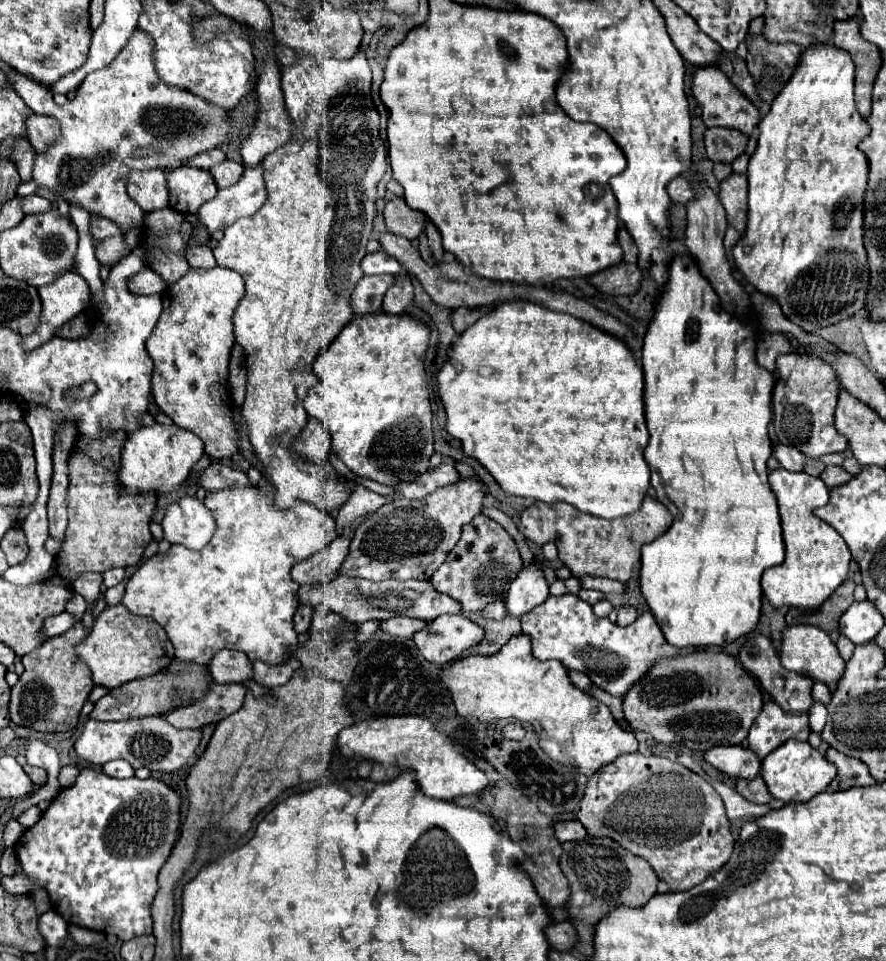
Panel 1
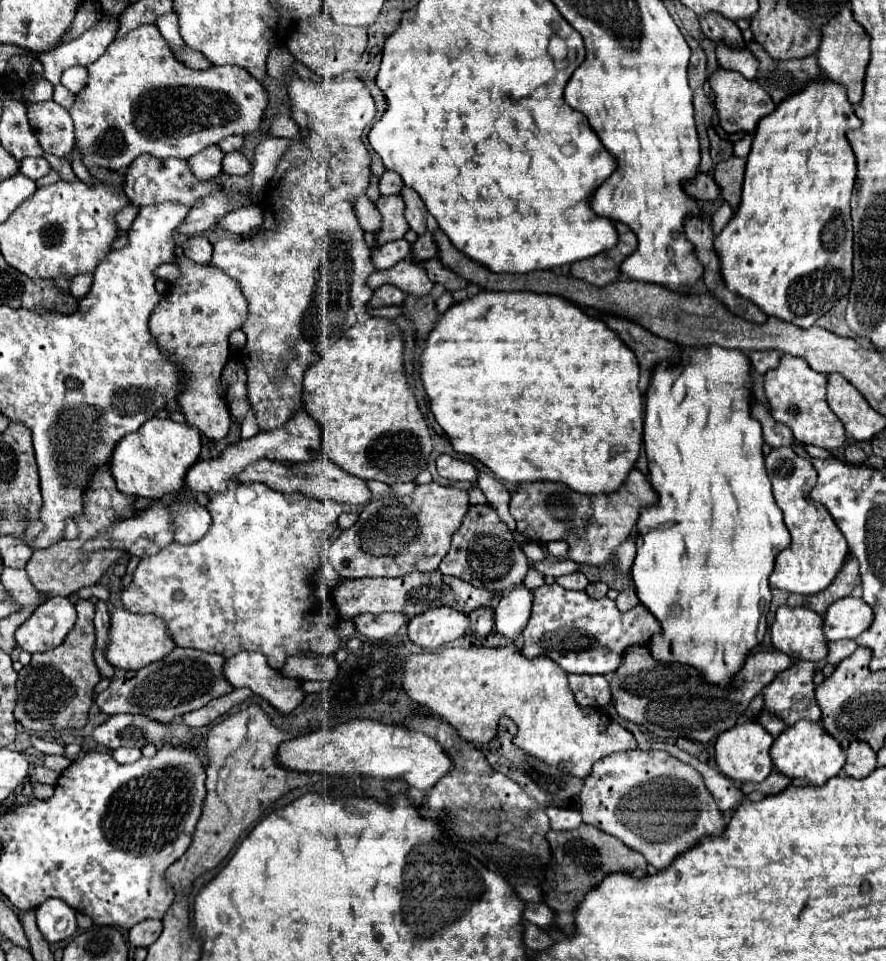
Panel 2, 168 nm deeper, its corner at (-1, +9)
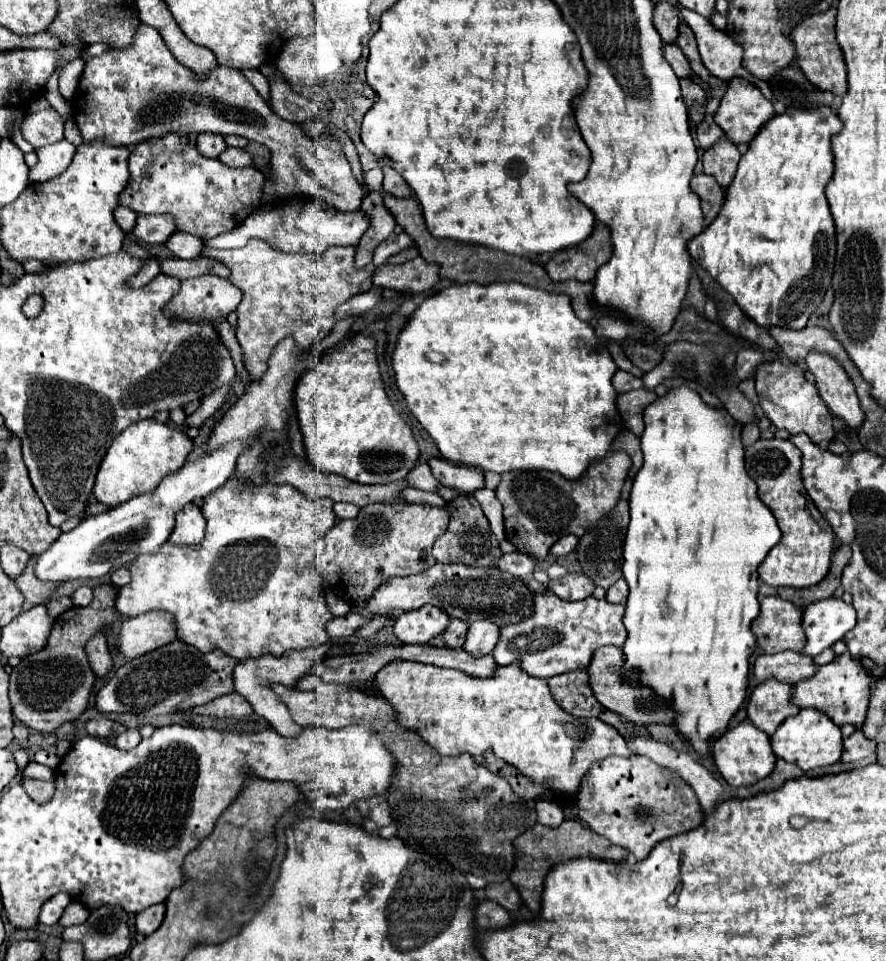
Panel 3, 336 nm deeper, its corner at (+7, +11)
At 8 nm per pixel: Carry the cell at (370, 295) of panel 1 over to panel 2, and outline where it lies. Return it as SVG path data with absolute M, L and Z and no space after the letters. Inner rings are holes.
M402 260L402 262L398 262L398 266L392 266L390 270L376 270L374 274L370 274L366 284L372 290L376 290L382 284L394 284L400 290L404 290L408 294L416 294L416 296L428 294L434 286L428 280L424 268L410 262L410 260Z

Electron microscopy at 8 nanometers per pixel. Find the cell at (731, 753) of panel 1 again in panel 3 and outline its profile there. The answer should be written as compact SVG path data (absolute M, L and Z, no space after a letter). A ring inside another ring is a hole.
M750 720L730 728L726 734L722 734L714 744L712 744L712 758L722 774L722 778L734 786L752 786L758 780L770 776L770 770L774 770L776 756L770 746L770 736L766 736L762 730L758 730Z

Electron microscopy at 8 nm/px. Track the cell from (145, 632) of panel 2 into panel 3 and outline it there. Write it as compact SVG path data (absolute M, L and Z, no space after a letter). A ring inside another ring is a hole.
M148 612L122 622L120 628L120 652L132 660L156 648L174 642L176 624L168 612Z

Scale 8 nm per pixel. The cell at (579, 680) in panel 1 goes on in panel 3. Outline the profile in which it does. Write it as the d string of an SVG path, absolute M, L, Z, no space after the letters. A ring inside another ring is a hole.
M586 670L554 676L548 680L548 686L554 700L576 718L596 718L602 712L602 704L598 704L590 690Z

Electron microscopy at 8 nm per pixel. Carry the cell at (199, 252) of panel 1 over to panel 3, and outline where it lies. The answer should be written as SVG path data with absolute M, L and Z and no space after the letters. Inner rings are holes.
M174 232L174 236L170 236L166 240L166 248L176 256L176 258L196 258L200 256L202 248L204 248L204 242L196 236L190 236L188 232Z

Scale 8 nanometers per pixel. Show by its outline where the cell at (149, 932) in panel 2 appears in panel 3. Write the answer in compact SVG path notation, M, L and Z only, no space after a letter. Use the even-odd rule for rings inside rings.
M154 904L154 906L146 908L146 910L142 910L142 912L136 916L136 930L142 932L144 936L152 934L152 932L158 930L158 926L162 924L164 914L166 914L166 906L164 906L164 904Z

